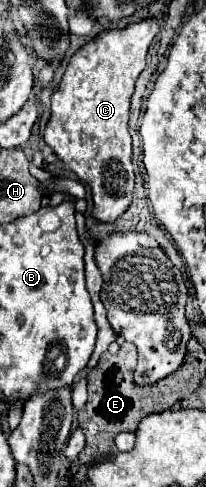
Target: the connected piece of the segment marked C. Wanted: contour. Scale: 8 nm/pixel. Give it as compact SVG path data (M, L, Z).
M157 18L131 22L119 30L103 30L71 56L63 80L51 96L51 118L43 138L53 148L53 152L65 162L65 166L73 170L81 178L81 182L91 186L91 194L95 202L93 216L101 222L115 222L131 204L135 174L131 164L131 134L127 128L129 104L131 104L135 80L145 68L147 50L151 40L157 36L157 32L159 32Z

